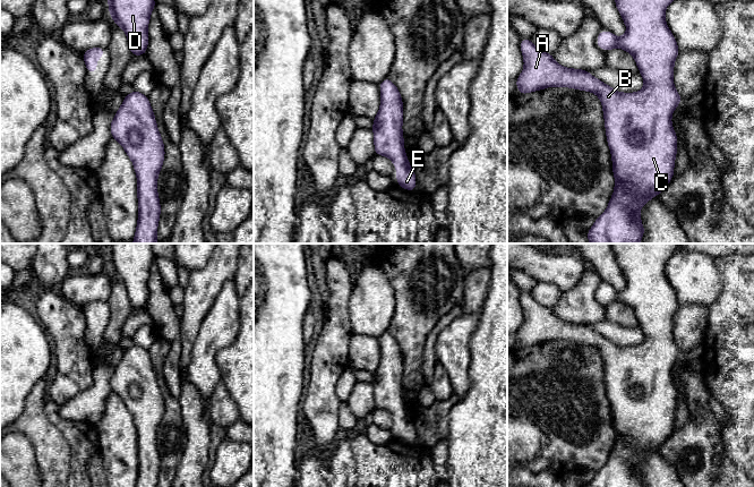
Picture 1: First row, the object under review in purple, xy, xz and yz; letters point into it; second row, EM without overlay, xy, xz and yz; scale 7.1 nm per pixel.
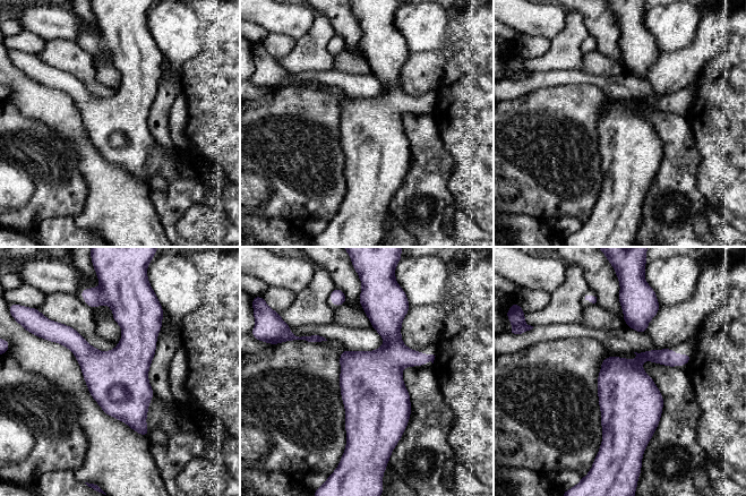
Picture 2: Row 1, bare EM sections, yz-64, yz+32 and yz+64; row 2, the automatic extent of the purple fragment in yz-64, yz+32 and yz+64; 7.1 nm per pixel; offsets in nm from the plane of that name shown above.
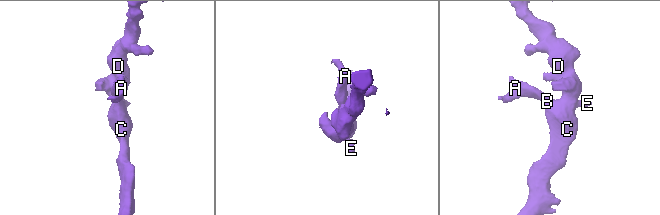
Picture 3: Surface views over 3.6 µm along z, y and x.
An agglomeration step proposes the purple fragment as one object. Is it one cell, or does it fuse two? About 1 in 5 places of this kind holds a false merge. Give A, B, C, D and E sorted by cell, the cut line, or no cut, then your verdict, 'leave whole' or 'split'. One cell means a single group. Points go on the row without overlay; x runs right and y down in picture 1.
groups A B C D E; cut none; leave whole

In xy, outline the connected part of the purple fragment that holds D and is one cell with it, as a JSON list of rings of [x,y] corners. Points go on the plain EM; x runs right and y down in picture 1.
[[[114,244],[108,250],[109,265],[126,287],[132,309],[145,309],[147,280],[155,262],[153,244]]]

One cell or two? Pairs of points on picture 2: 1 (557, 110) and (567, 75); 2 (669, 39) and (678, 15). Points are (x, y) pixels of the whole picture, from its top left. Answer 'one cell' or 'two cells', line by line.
1: two cells
2: one cell

